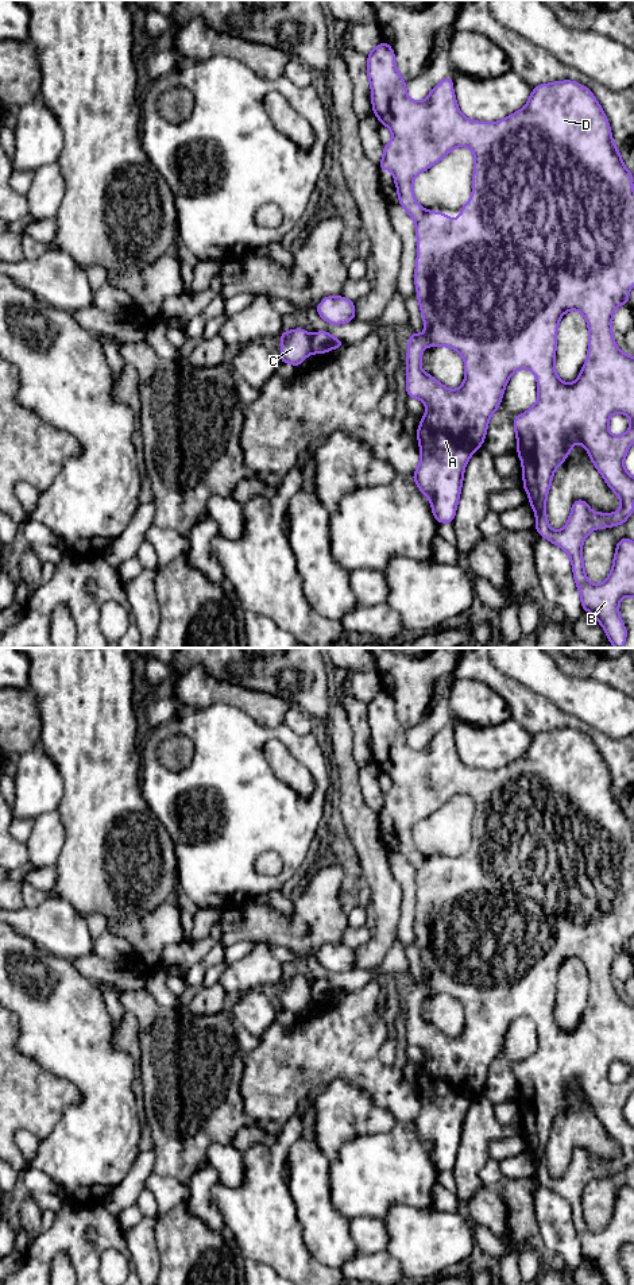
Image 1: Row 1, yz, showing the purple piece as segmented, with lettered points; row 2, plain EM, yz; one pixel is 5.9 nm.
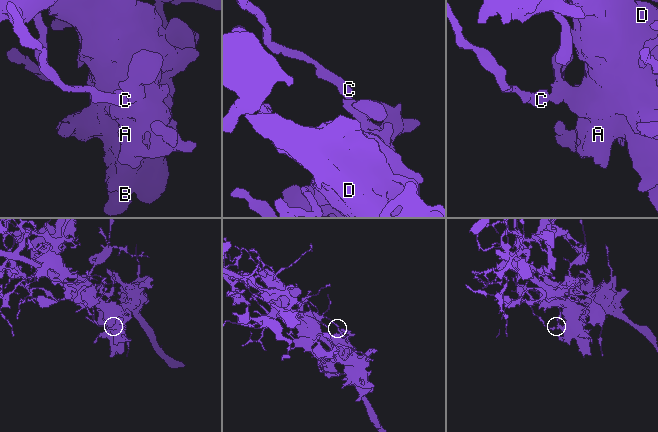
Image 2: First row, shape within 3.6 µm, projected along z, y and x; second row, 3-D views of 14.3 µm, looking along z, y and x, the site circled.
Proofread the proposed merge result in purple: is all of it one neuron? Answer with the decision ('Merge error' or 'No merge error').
Merge error

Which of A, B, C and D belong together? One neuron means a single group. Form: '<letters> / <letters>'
A B D / C

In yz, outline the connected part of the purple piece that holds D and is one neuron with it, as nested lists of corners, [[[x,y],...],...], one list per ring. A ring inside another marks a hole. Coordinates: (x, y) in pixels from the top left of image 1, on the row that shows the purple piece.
[[[383,40],[368,51],[367,76],[372,112],[393,134],[383,147],[378,167],[393,171],[398,202],[415,221],[418,242],[414,283],[425,333],[410,331],[405,370],[406,394],[421,400],[426,414],[421,417],[415,433],[421,460],[411,478],[430,501],[436,521],[453,524],[465,466],[473,452],[484,445],[490,418],[502,402],[510,377],[519,368],[530,370],[537,379],[537,402],[514,417],[514,431],[522,463],[522,486],[536,513],[534,528],[540,536],[568,553],[583,610],[594,616],[615,648],[623,648],[627,630],[619,616],[619,602],[623,597],[634,597],[634,541],[627,537],[618,541],[611,572],[602,584],[588,580],[581,555],[583,543],[594,529],[623,525],[634,512],[634,476],[623,466],[634,443],[634,356],[623,354],[612,336],[614,310],[618,305],[629,305],[629,292],[634,286],[634,188],[631,171],[614,144],[608,119],[592,92],[572,80],[534,86],[522,109],[494,123],[471,120],[460,112],[451,76],[441,80],[425,100],[413,101],[395,66],[395,53]],[[461,146],[469,147],[475,157],[473,188],[471,198],[460,208],[460,217],[449,219],[445,212],[428,211],[417,202],[413,181]],[[572,309],[579,310],[588,324],[588,354],[577,379],[564,383],[554,370],[557,328],[563,315]],[[425,347],[449,347],[461,354],[465,377],[459,389],[448,389],[422,371]],[[614,413],[630,417],[630,428],[621,436],[608,431],[608,420]],[[575,443],[585,448],[622,508],[610,514],[592,513],[591,506],[579,498],[572,503],[565,526],[556,532],[548,522],[546,497],[556,468],[573,452]]]

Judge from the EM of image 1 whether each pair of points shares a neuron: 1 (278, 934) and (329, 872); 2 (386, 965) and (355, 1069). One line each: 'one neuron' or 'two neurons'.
1: one neuron
2: two neurons

